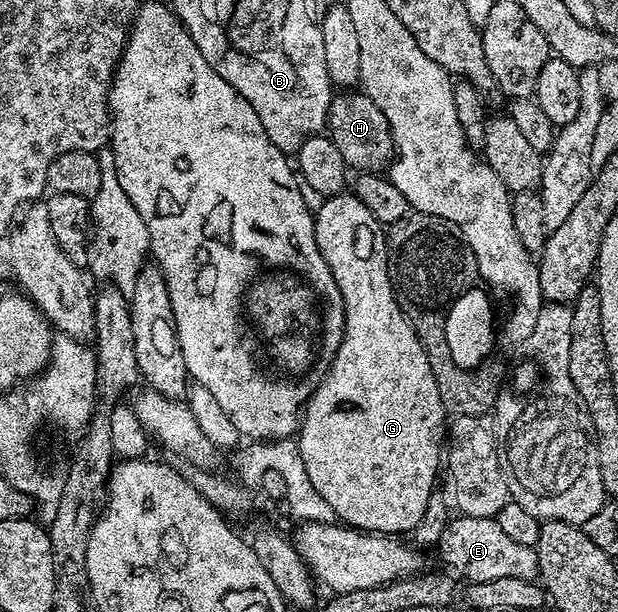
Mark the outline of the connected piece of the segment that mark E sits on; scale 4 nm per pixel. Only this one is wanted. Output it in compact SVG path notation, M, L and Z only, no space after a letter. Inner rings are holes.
M460 515L449 518L438 544L440 559L449 572L458 574L468 583L498 581L498 577L518 577L535 580L540 574L535 547L518 545L518 541L506 537L495 519Z

